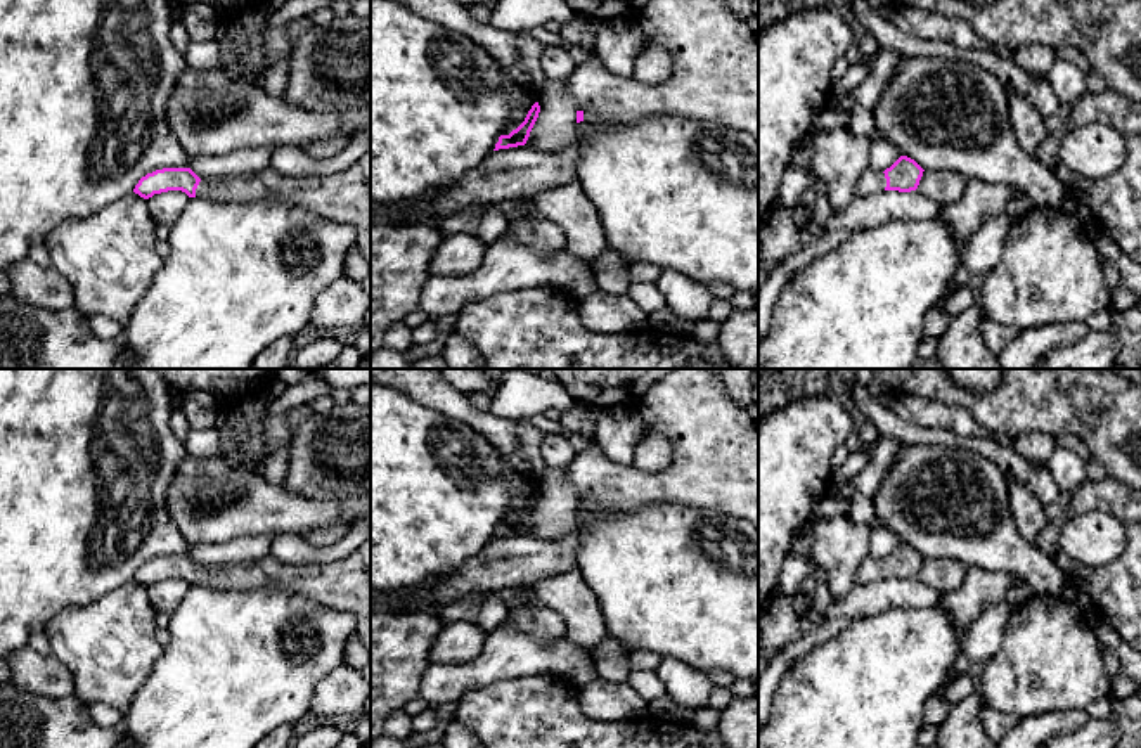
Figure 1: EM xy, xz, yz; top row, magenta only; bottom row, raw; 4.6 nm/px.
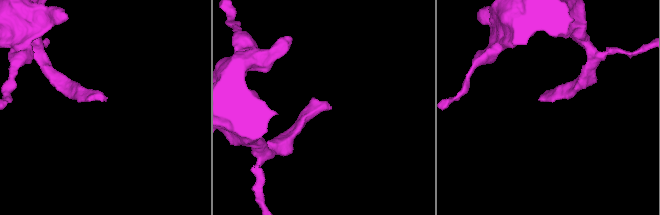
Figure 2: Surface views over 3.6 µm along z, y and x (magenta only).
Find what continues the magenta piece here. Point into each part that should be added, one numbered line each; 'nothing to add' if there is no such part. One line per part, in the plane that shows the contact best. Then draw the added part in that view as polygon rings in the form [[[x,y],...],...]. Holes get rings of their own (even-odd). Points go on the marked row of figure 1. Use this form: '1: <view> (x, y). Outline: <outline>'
1: yz (871, 182). Outline: [[[867,168],[855,184],[855,196],[874,196],[883,192],[885,187],[885,173]]]

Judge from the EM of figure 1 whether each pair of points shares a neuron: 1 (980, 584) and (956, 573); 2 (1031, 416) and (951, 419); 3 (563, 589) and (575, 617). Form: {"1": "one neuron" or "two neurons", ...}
{"1": "two neurons", "2": "two neurons", "3": "one neuron"}

